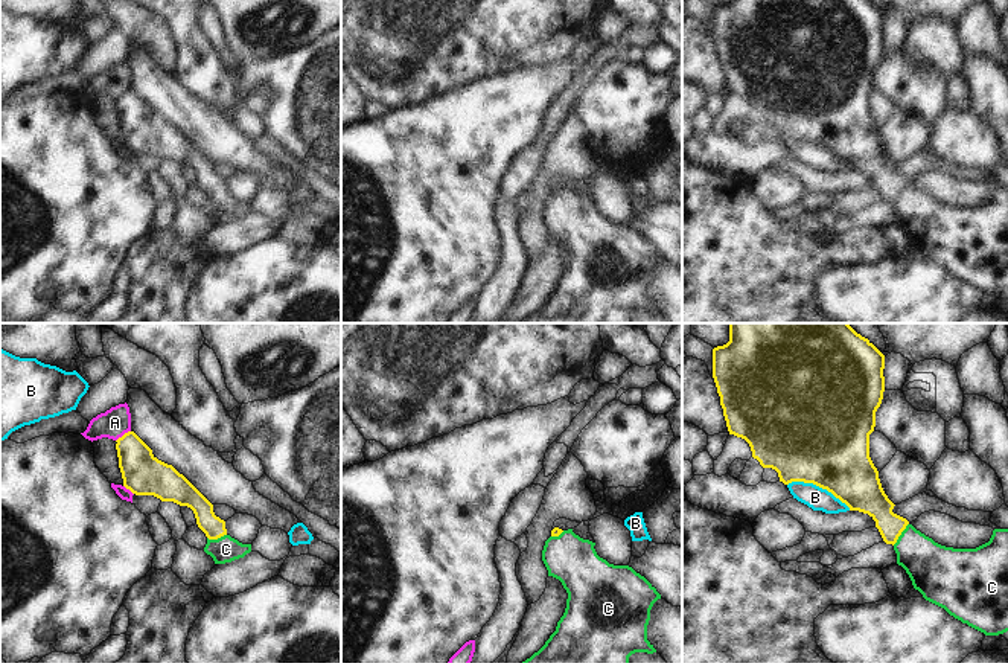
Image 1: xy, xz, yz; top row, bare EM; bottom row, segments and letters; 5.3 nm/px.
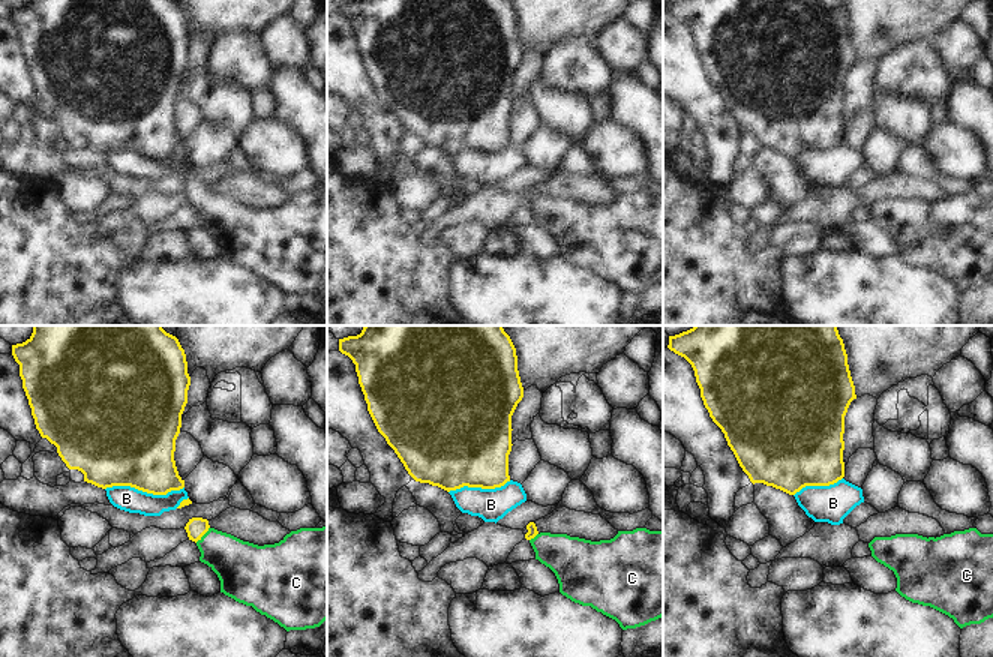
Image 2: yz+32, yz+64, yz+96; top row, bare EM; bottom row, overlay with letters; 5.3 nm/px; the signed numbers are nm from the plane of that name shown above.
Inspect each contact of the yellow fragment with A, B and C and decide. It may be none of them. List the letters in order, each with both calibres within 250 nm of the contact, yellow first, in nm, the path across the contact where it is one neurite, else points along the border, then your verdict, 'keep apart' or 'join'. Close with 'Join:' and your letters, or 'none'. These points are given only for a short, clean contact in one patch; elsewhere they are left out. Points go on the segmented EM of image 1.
A: 220 nm thick on the yellow side, 160 nm on the other; keep apart
B: 480 nm thick on the yellow side, 120 nm on the other; keep apart
C: 160 nm thick on the yellow side, 260 nm on the other; runs through yz (870, 497), (900, 534), (932, 567); join
Join: C

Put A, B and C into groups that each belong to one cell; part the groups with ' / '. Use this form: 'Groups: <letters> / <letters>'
Groups: A / B / C.

